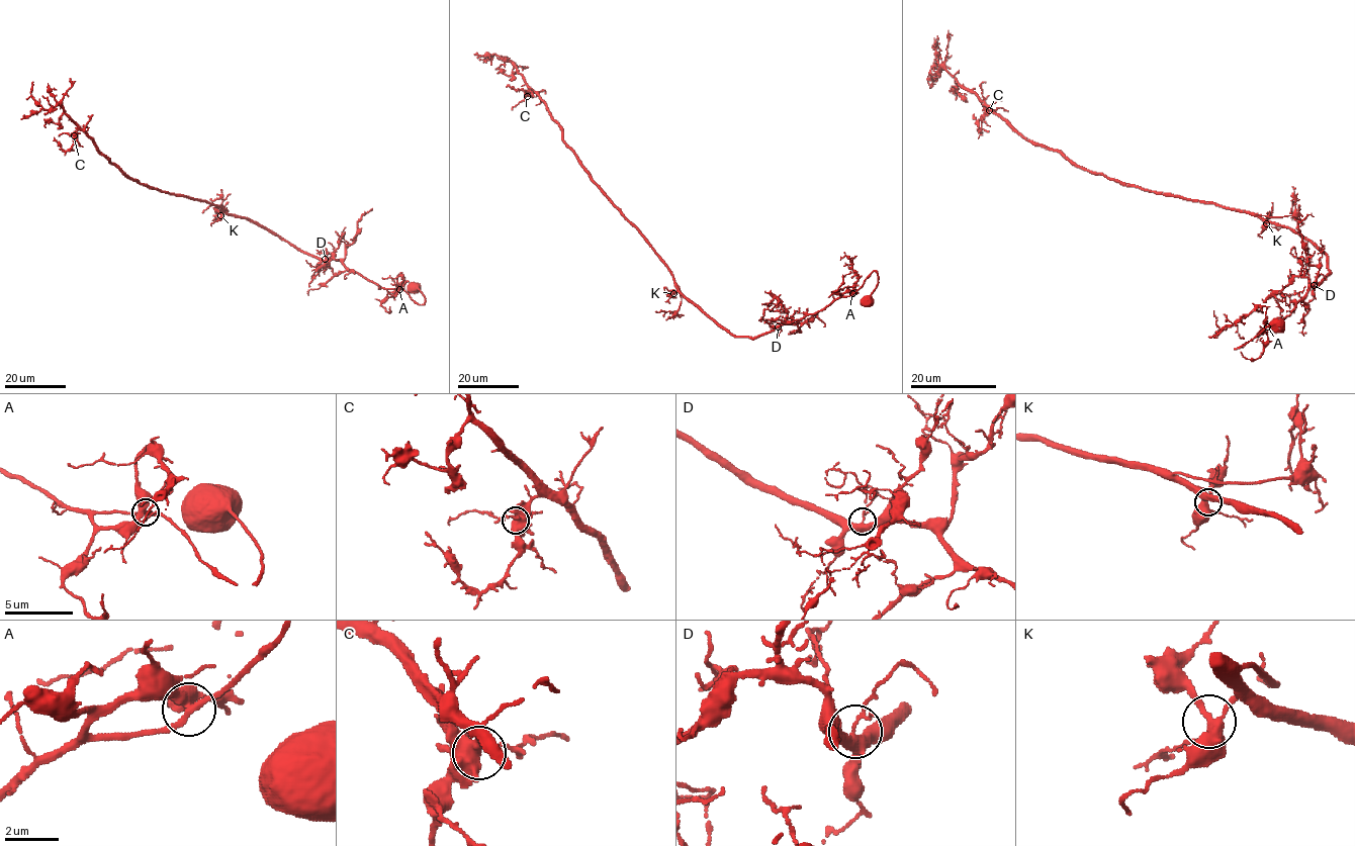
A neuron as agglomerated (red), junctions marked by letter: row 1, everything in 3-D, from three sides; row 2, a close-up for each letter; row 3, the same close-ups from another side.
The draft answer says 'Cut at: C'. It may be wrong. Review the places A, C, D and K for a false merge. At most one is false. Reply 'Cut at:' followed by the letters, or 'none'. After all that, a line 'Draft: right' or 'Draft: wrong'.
Cut at: none
Draft: wrong

